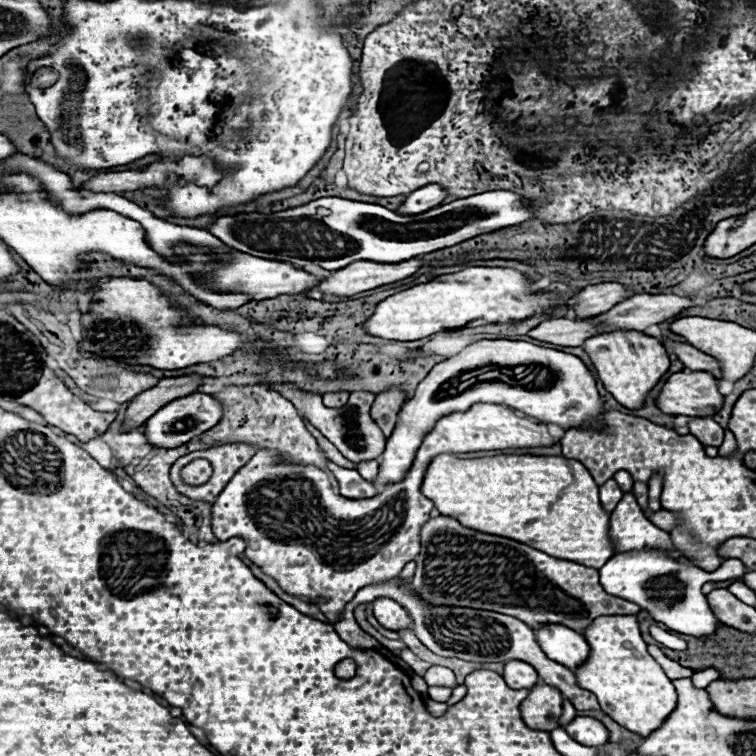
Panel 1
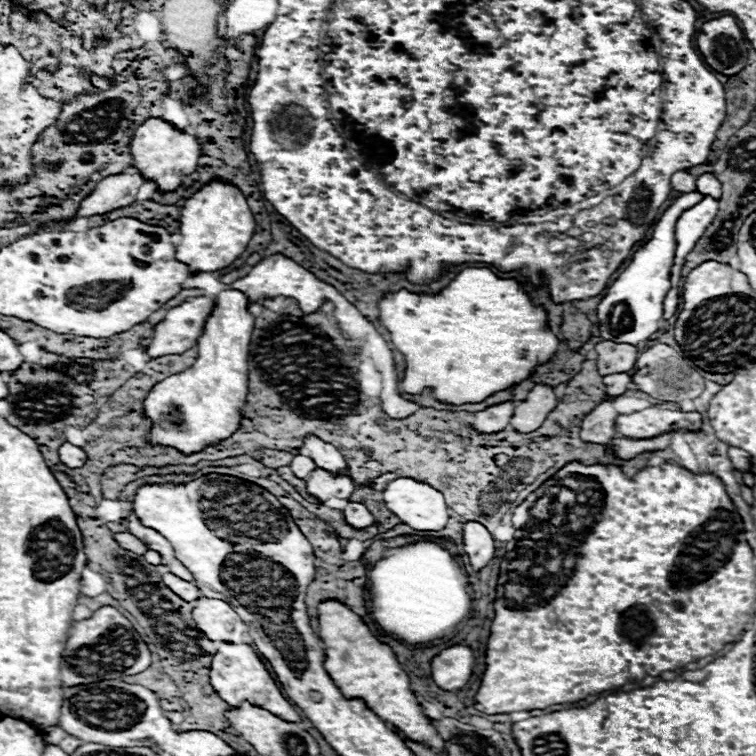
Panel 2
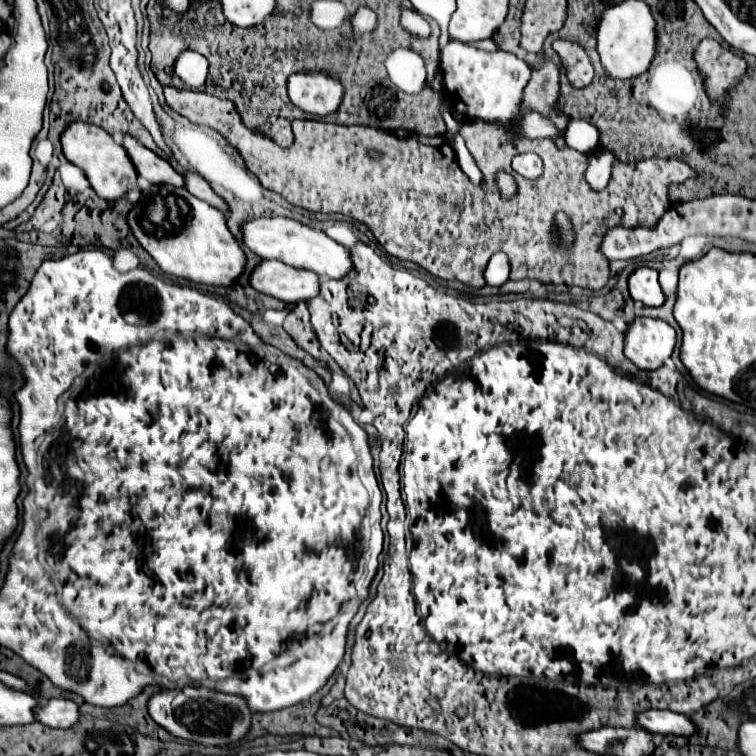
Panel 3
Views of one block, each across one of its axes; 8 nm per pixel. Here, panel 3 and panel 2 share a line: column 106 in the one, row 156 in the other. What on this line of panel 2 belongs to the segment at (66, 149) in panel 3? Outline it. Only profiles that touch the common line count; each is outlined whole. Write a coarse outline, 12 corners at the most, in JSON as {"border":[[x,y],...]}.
{"border":[[148,118],[132,138],[132,166],[176,190],[202,154],[190,136]]}

